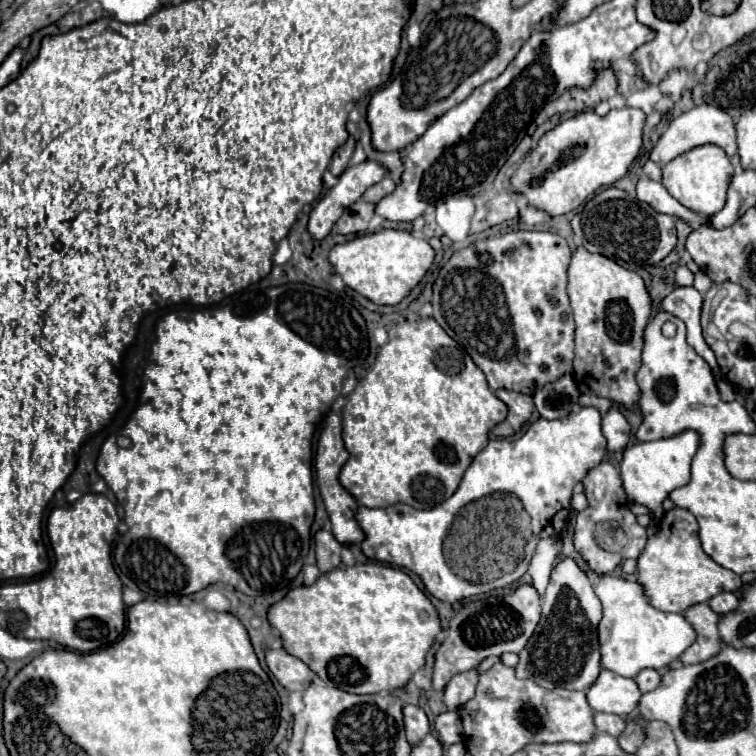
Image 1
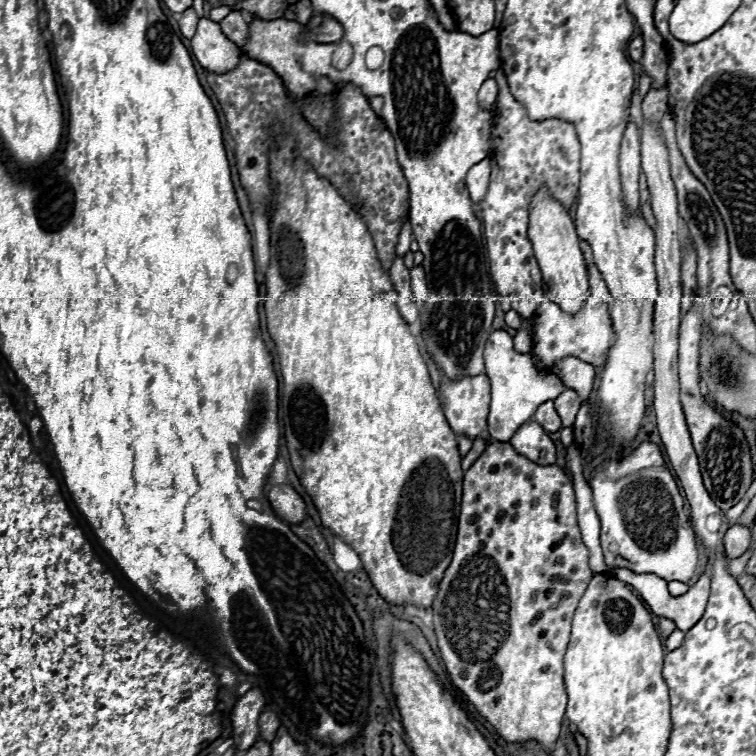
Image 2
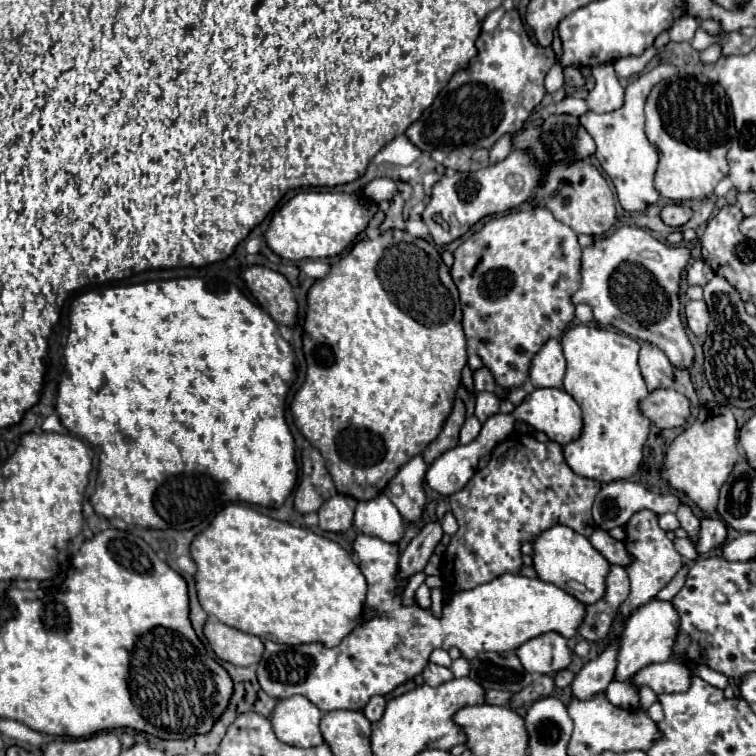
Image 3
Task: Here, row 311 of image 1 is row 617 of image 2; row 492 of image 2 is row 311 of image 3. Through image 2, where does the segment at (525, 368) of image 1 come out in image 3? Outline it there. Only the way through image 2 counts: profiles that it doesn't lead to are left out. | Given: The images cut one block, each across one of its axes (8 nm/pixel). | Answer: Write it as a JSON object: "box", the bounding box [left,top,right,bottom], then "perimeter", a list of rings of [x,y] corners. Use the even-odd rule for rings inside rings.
{"box":[450,208,582,390],"perimeter":[[[546,208],[516,210],[496,216],[454,250],[450,276],[460,292],[464,312],[462,326],[468,346],[482,358],[482,364],[492,372],[498,386],[506,390],[522,388],[528,380],[532,356],[540,350],[540,344],[550,338],[560,338],[572,322],[574,304],[570,298],[580,288],[580,256],[582,248],[578,244],[578,236],[572,228],[560,224]]]}

